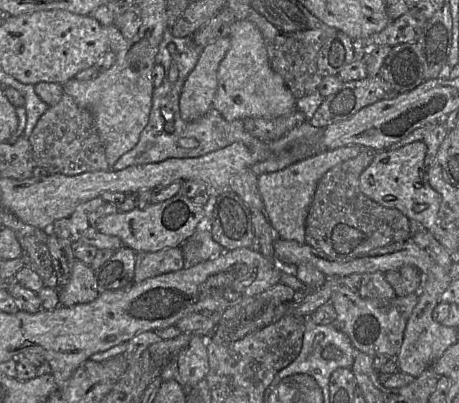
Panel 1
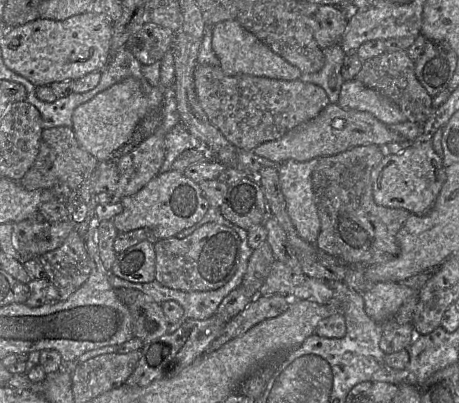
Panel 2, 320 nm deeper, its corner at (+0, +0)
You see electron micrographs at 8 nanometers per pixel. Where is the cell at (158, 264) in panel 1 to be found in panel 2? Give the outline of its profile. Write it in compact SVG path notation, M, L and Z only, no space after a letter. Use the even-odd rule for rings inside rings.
M209 222L184 239L160 239L154 243L155 280L182 291L210 291L224 286L235 274L240 259L240 238L231 228Z

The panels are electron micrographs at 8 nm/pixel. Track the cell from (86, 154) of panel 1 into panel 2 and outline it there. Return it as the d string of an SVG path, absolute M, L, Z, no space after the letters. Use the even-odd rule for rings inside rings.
M70 127L43 129L35 162L19 182L27 190L51 189L57 183L65 183L74 191L97 166L97 160L80 147Z

